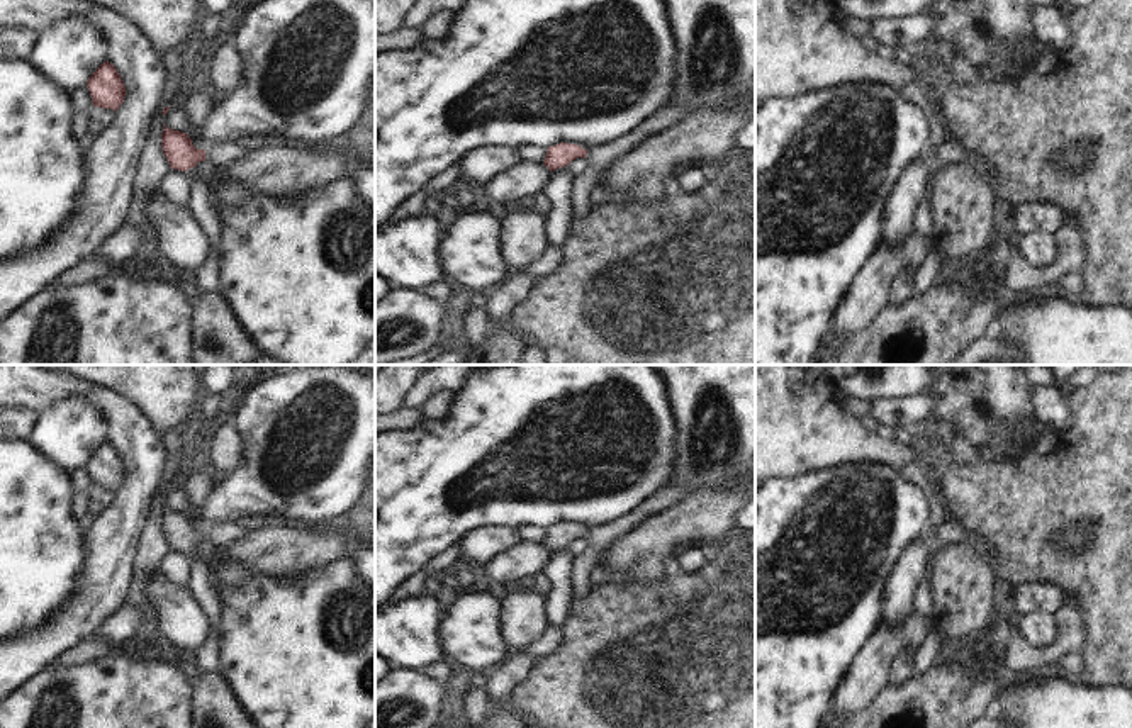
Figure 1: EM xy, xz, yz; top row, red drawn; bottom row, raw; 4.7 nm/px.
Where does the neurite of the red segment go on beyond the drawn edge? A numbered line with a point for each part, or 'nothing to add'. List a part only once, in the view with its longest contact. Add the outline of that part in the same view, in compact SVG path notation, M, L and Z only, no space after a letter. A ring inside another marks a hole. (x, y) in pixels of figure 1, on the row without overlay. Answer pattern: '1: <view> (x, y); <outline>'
1: xy (297, 650); M199 541L188 548L187 557L204 558L210 582L221 601L221 618L217 624L217 669L231 686L236 699L253 718L258 728L363 728L375 714L375 589L356 572L355 553L346 552L324 565L317 565L295 575L270 575L249 568L246 563L226 555L222 548L209 541Z

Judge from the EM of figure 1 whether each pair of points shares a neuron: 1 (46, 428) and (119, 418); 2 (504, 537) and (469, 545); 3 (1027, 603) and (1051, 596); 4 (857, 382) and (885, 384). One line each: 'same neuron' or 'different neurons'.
1: different neurons
2: same neuron
3: same neuron
4: same neuron

